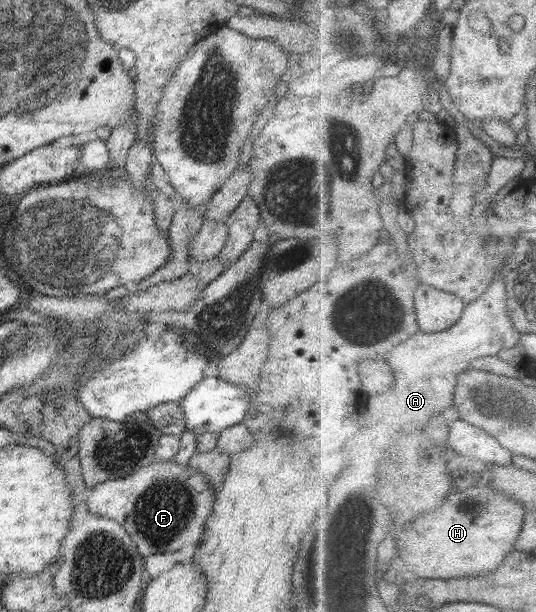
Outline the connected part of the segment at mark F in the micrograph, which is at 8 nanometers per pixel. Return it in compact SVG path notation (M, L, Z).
M173 459L144 466L125 478L106 480L92 490L86 501L88 510L121 524L145 557L199 545L216 500L209 479L201 471Z

